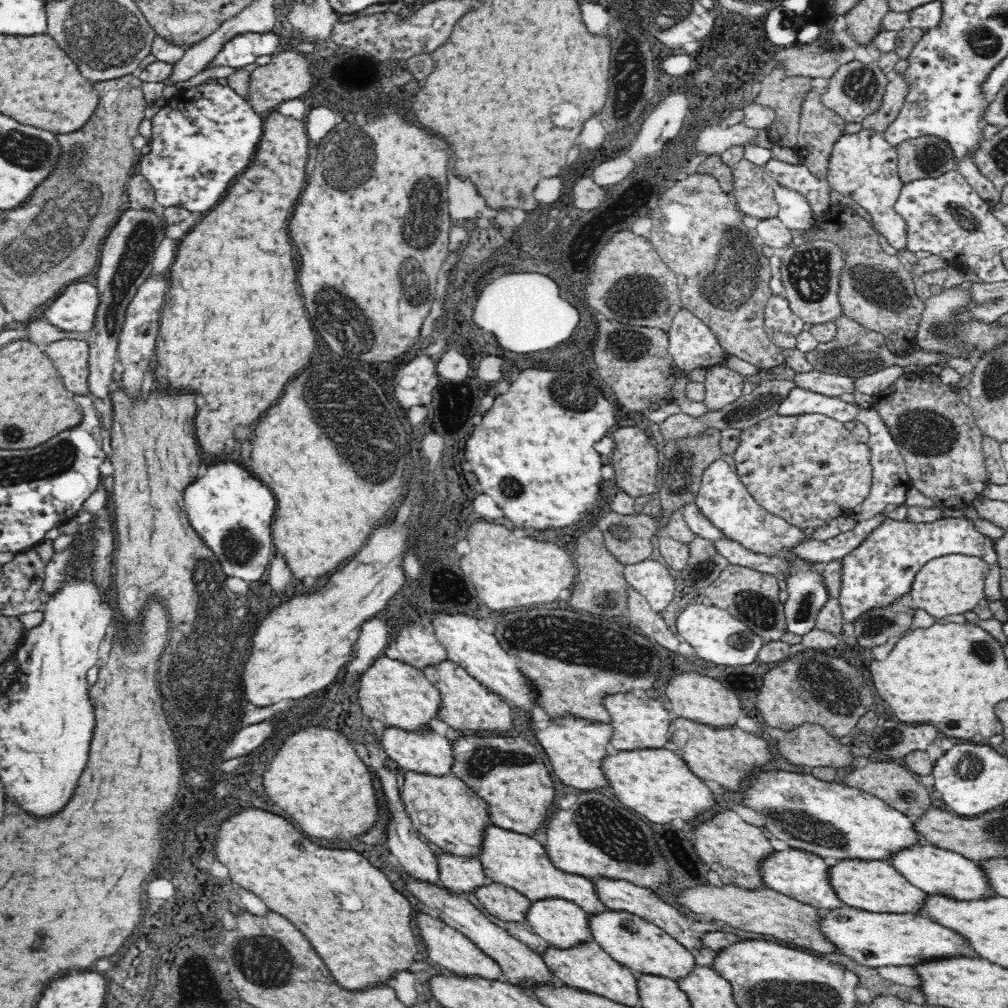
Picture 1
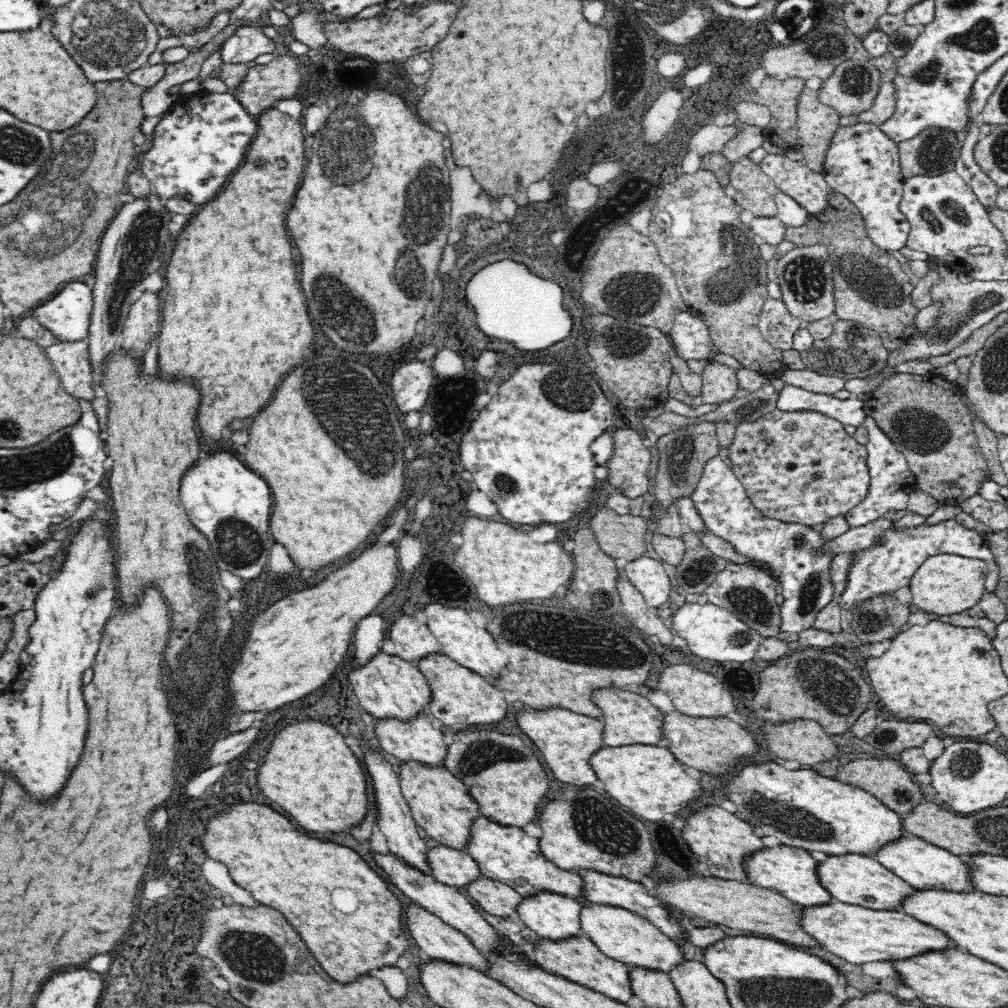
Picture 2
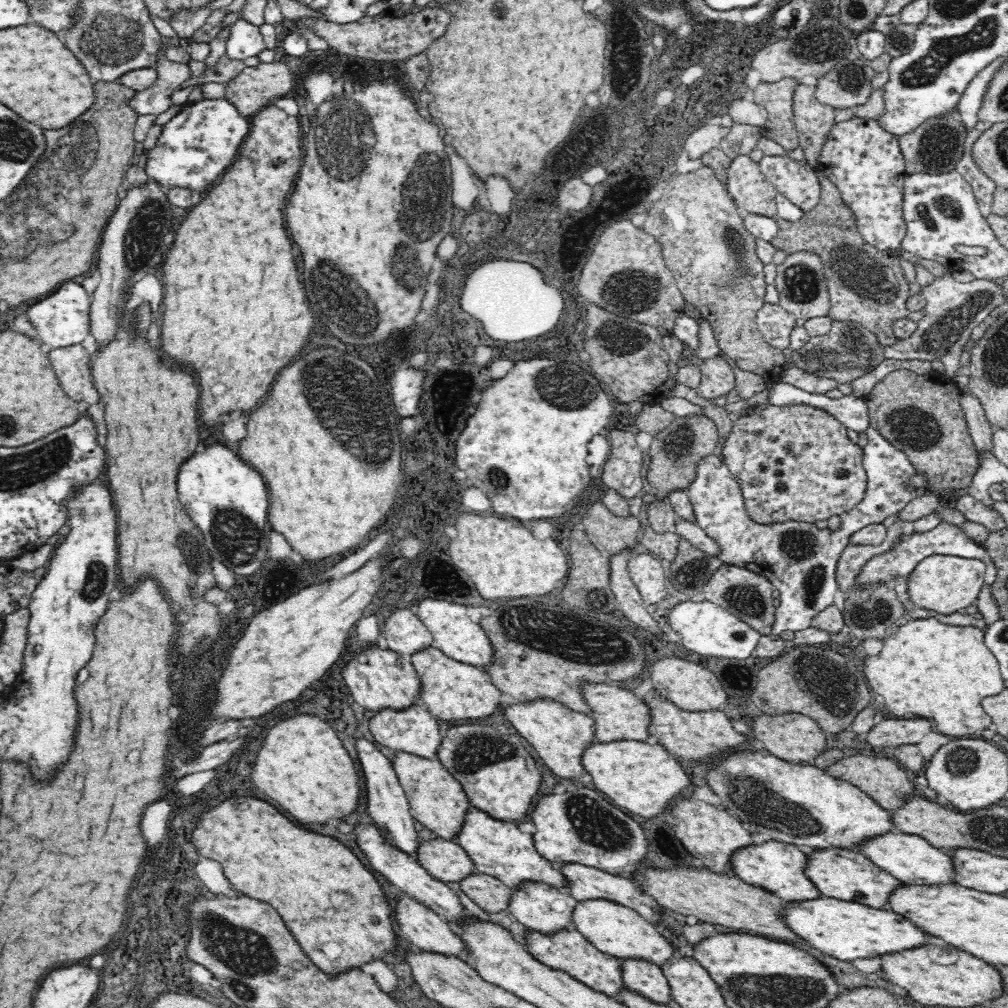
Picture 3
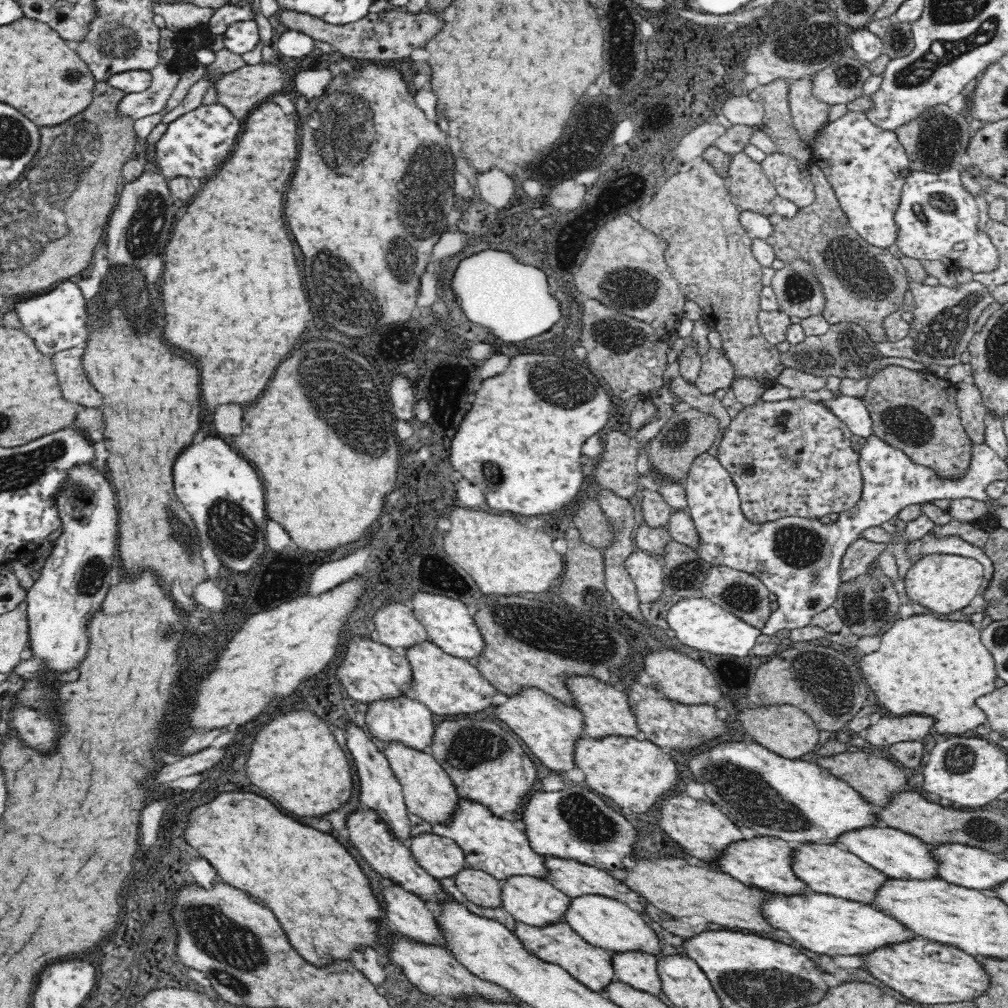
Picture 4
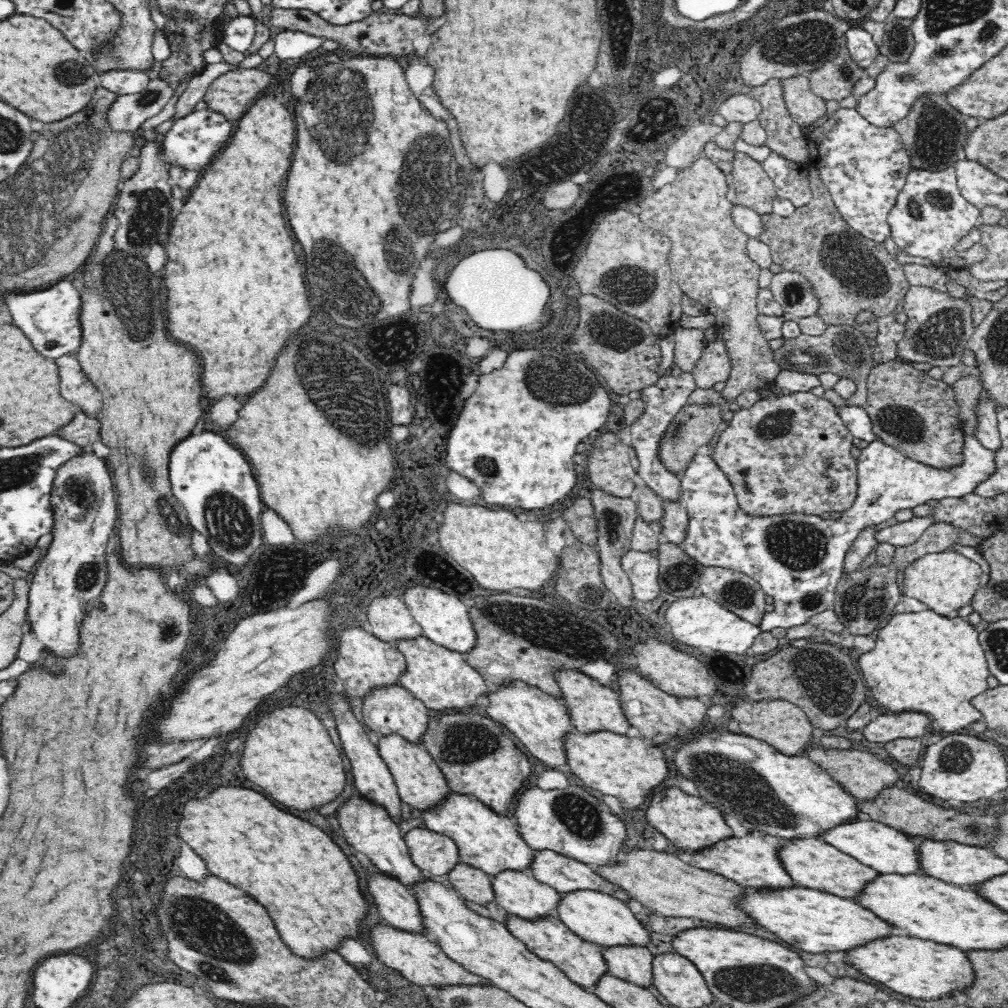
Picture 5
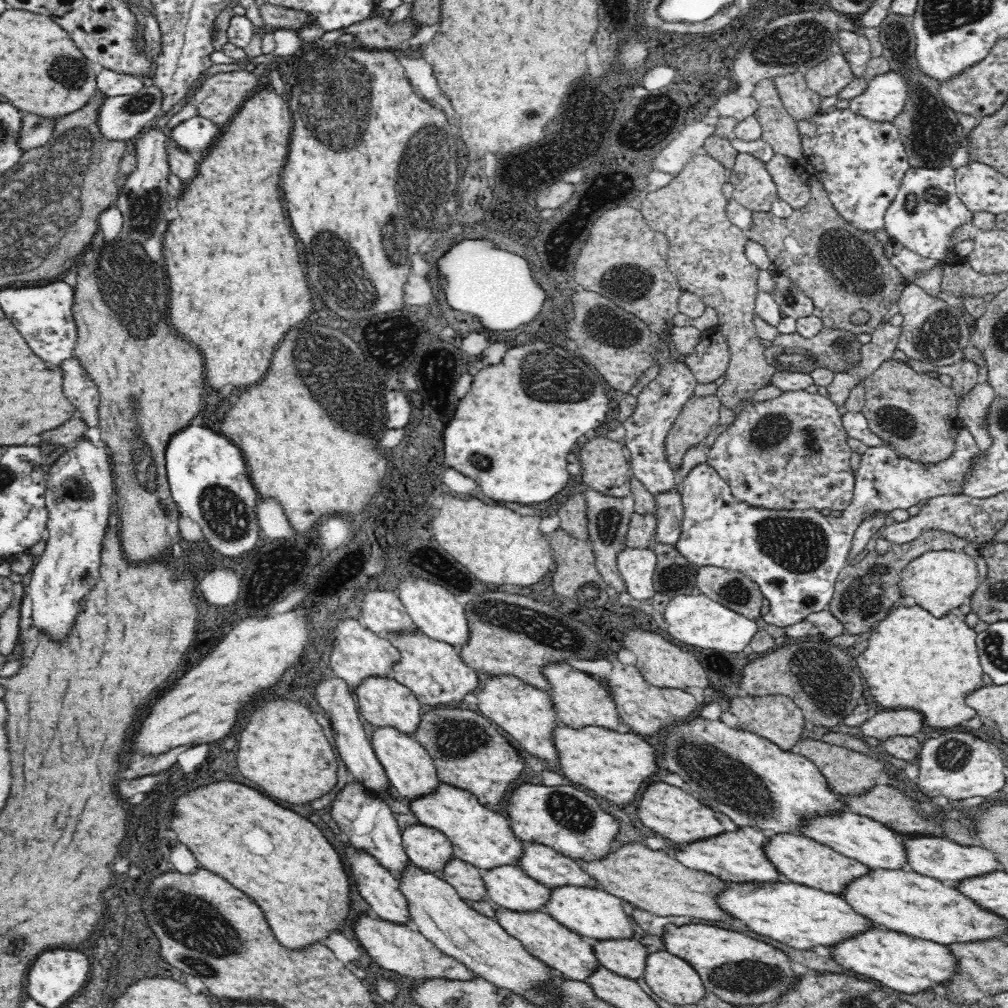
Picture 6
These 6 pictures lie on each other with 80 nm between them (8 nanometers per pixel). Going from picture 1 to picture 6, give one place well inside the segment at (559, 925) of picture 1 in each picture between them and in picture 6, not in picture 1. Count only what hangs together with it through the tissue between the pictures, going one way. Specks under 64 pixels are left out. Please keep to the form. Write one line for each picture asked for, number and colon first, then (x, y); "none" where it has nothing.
2: (554, 917)
3: (541, 908)
4: (534, 902)
5: (522, 895)
6: (511, 888)

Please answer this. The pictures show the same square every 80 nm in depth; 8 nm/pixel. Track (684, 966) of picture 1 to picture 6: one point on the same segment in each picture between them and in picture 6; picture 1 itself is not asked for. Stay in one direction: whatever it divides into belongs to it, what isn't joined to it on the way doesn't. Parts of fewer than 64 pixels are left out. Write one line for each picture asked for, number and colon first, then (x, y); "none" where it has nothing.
2: (624, 936)
3: (616, 931)
4: (610, 925)
5: (598, 918)
6: (595, 915)

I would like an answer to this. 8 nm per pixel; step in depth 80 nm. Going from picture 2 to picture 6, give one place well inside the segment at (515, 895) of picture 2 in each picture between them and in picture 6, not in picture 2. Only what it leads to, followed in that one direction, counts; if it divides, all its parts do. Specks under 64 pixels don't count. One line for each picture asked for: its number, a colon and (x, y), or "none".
3: (490, 894)
4: (482, 889)
5: (472, 884)
6: (468, 881)

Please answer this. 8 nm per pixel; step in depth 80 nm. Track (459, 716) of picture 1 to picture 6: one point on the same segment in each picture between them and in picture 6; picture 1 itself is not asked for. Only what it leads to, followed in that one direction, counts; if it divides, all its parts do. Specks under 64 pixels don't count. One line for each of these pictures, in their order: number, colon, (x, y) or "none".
2: (460, 696)
3: (452, 690)
4: (449, 686)
5: (443, 680)
6: (434, 671)

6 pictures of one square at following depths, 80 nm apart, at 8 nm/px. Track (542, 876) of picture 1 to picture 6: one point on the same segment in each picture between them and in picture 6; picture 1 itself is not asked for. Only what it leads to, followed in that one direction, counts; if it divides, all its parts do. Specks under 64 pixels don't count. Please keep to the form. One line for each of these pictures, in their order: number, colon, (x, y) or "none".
2: (506, 854)
3: (499, 849)
4: (491, 844)
5: (487, 841)
6: (480, 836)

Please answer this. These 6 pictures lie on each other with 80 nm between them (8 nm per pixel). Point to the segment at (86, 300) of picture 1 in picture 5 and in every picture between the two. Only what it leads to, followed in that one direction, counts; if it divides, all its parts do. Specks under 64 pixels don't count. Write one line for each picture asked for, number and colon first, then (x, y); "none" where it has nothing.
2: (67, 315)
3: (62, 319)
4: (58, 320)
5: (50, 318)

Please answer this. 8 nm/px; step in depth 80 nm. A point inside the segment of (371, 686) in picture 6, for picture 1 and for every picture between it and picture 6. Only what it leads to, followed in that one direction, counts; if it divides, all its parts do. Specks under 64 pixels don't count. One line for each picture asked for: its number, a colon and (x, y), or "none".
1: (428, 753)
2: (418, 741)
3: (415, 731)
4: (405, 721)
5: (394, 710)

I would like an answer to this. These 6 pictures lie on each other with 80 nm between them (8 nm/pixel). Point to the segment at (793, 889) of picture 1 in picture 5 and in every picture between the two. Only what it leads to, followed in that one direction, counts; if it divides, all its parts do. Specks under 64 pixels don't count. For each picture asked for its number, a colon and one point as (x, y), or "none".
2: (792, 872)
3: (780, 868)
4: (767, 863)
5: (753, 860)

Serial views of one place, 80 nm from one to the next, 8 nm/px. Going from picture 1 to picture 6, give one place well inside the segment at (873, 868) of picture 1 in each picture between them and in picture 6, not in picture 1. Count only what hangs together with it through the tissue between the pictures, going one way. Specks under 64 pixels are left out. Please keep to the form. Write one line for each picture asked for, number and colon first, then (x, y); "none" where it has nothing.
2: (863, 881)
3: (851, 876)
4: (828, 869)
5: (817, 865)
6: (805, 861)

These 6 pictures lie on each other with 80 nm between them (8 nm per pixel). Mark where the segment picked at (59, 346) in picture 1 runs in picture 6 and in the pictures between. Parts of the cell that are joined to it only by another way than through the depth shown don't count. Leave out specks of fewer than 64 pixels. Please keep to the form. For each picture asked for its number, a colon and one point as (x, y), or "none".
2: (71, 359)
3: (71, 363)
4: (75, 385)
5: (76, 387)
6: (82, 392)

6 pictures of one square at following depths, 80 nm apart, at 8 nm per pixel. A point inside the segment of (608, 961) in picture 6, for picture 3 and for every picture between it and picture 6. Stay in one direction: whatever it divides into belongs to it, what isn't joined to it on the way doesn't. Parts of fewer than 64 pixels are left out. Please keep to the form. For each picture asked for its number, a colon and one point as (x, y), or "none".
3: (647, 980)
4: (640, 971)
5: (633, 964)

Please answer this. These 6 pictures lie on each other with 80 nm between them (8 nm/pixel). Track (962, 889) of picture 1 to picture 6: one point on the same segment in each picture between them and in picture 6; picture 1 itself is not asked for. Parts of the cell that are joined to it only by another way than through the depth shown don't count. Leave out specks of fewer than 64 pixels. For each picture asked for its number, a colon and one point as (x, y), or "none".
2: (923, 865)
3: (912, 859)
4: (900, 855)
5: (888, 850)
6: (858, 837)

